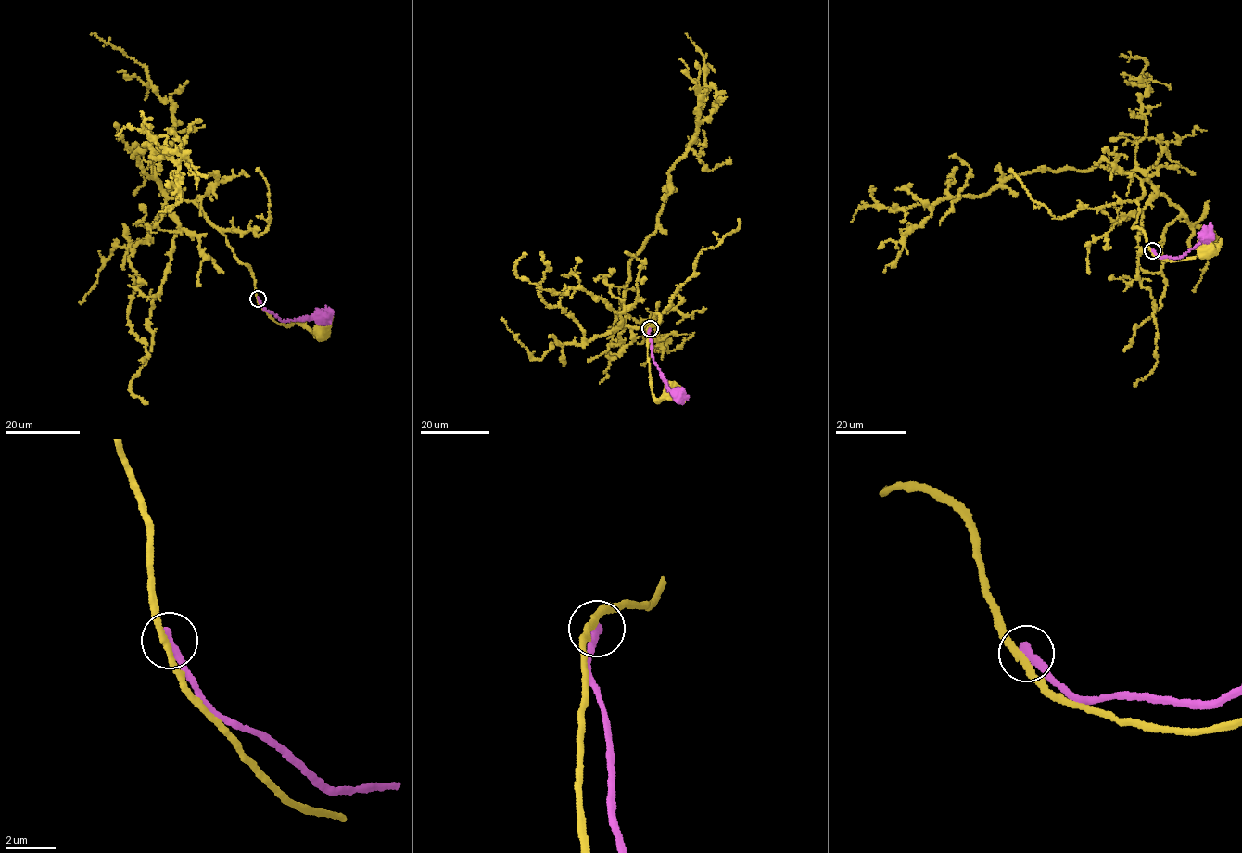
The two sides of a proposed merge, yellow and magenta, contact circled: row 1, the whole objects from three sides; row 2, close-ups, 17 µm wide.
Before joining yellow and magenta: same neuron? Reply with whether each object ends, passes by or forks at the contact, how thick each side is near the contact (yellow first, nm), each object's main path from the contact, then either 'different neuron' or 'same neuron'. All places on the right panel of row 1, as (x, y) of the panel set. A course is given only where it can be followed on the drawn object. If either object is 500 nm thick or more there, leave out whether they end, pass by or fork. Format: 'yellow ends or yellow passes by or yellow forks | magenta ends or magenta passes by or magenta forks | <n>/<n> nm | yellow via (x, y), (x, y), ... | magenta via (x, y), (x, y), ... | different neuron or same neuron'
yellow passes by | magenta ends | 240/320 nm | yellow via (1152, 250), (1159, 258), (1177, 261), (1195, 258), (1213, 246), (1219, 247), (1216, 250), (1205, 249) | magenta via (1152, 250), (1161, 257), (1180, 257), (1207, 238), (1205, 235) | different neuron

